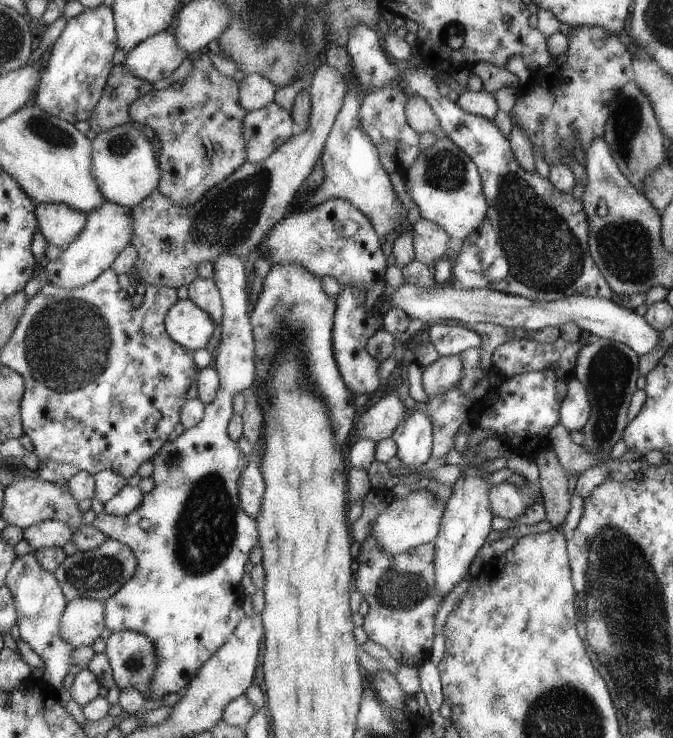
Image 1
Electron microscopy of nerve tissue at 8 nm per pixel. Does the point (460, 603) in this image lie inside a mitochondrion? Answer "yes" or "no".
no

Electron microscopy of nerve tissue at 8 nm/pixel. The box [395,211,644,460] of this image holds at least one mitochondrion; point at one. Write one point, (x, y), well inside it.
(608, 374)

